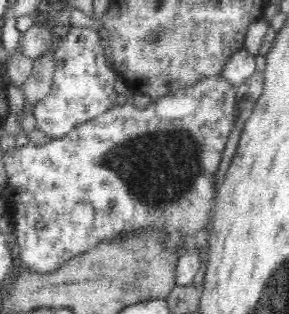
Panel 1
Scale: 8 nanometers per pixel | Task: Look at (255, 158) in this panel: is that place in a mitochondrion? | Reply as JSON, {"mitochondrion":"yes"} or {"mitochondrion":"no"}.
{"mitochondrion":"no"}

